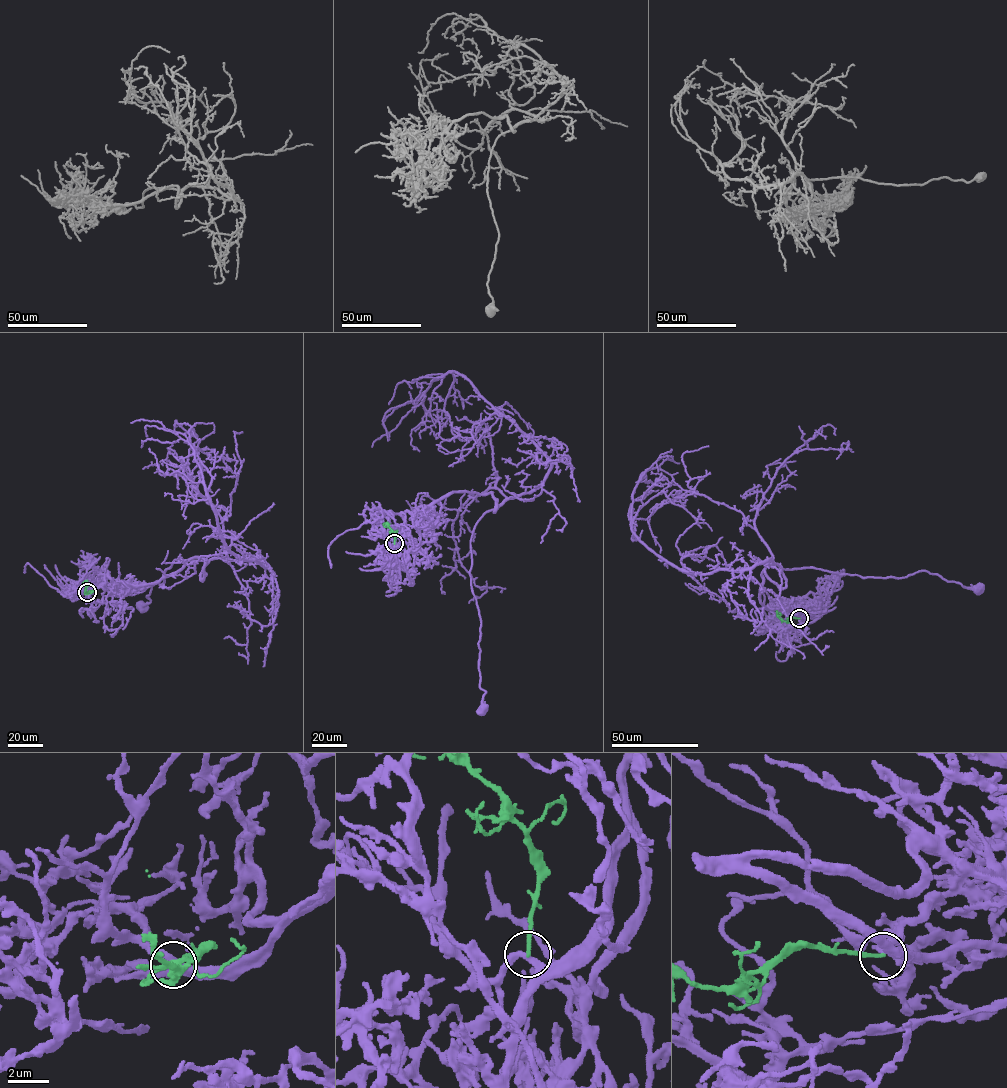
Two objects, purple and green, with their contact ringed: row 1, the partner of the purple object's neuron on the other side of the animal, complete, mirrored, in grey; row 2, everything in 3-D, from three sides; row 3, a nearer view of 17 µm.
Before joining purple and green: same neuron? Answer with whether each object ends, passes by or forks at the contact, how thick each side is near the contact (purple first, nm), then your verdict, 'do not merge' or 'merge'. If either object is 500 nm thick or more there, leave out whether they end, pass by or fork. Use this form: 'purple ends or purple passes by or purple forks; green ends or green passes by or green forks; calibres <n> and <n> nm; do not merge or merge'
purple passes by; green ends; calibres 320 and 180 nm; do not merge

